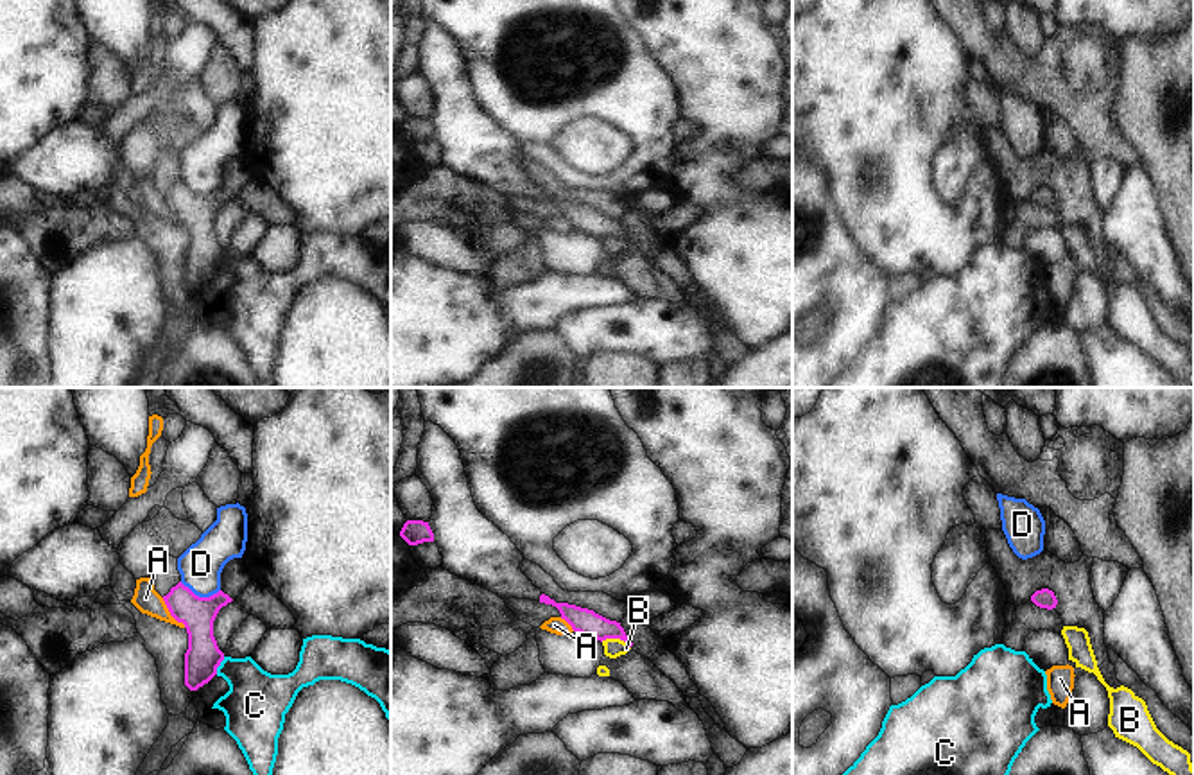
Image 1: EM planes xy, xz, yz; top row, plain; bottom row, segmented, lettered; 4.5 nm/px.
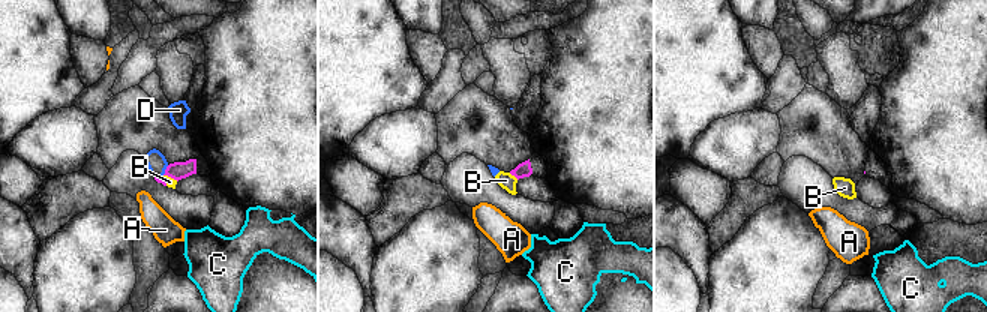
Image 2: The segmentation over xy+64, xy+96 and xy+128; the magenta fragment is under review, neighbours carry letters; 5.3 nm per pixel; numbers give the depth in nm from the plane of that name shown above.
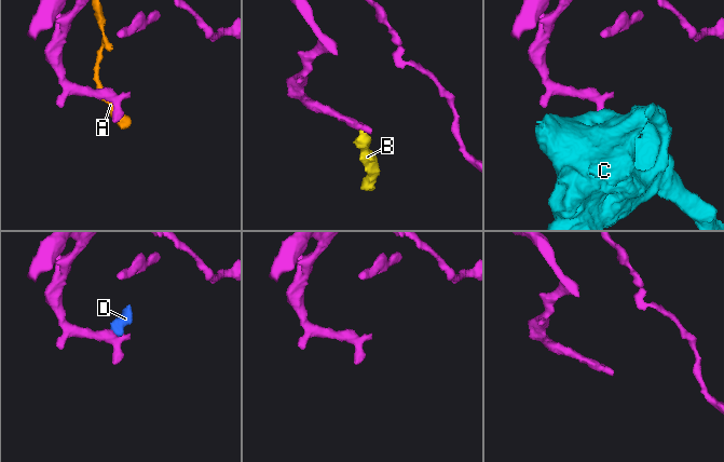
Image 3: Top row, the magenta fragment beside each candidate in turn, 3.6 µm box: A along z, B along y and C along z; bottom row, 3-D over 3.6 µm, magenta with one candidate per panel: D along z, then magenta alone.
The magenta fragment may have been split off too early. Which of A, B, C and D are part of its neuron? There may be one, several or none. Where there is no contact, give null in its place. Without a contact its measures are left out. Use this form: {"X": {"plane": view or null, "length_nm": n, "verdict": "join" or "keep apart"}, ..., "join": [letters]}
{"A": {"plane": "xy", "length_nm": 170, "verdict": "keep apart"}, "B": {"plane": "xz", "length_nm": 140, "verdict": "keep apart"}, "C": {"plane": "xy", "length_nm": 90, "verdict": "keep apart"}, "D": {"plane": "xy", "length_nm": 190, "verdict": "keep apart"}, "join": []}

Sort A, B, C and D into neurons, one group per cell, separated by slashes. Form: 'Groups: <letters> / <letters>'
Groups: A / B D / C.

